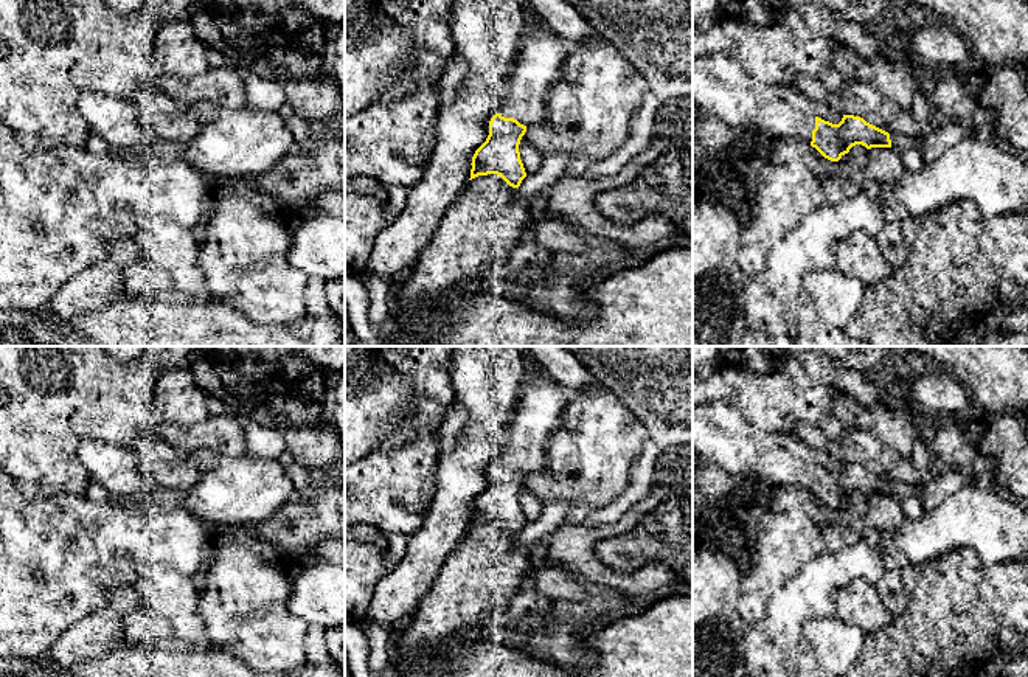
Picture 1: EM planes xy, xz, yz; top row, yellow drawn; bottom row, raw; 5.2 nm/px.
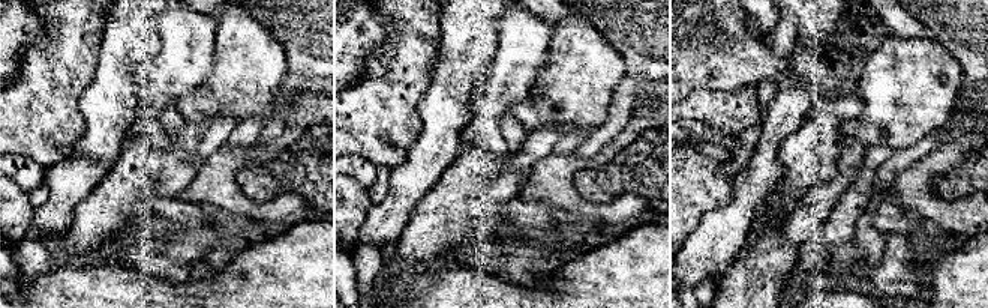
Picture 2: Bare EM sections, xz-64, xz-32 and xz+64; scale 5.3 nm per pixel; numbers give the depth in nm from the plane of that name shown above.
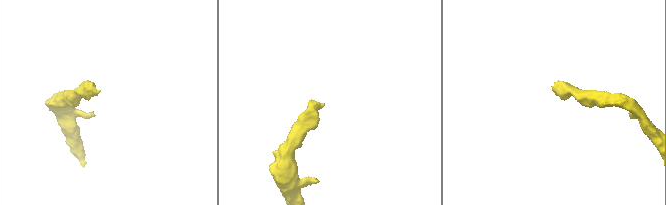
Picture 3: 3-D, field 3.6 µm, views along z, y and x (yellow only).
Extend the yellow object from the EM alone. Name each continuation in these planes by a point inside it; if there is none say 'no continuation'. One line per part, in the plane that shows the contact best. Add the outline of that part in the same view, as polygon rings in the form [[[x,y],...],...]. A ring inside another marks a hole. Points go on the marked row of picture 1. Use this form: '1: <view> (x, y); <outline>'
1: xz (542, 53); [[[528,19],[519,43],[519,61],[500,113],[528,129],[545,123],[545,98],[573,45],[534,19]]]

